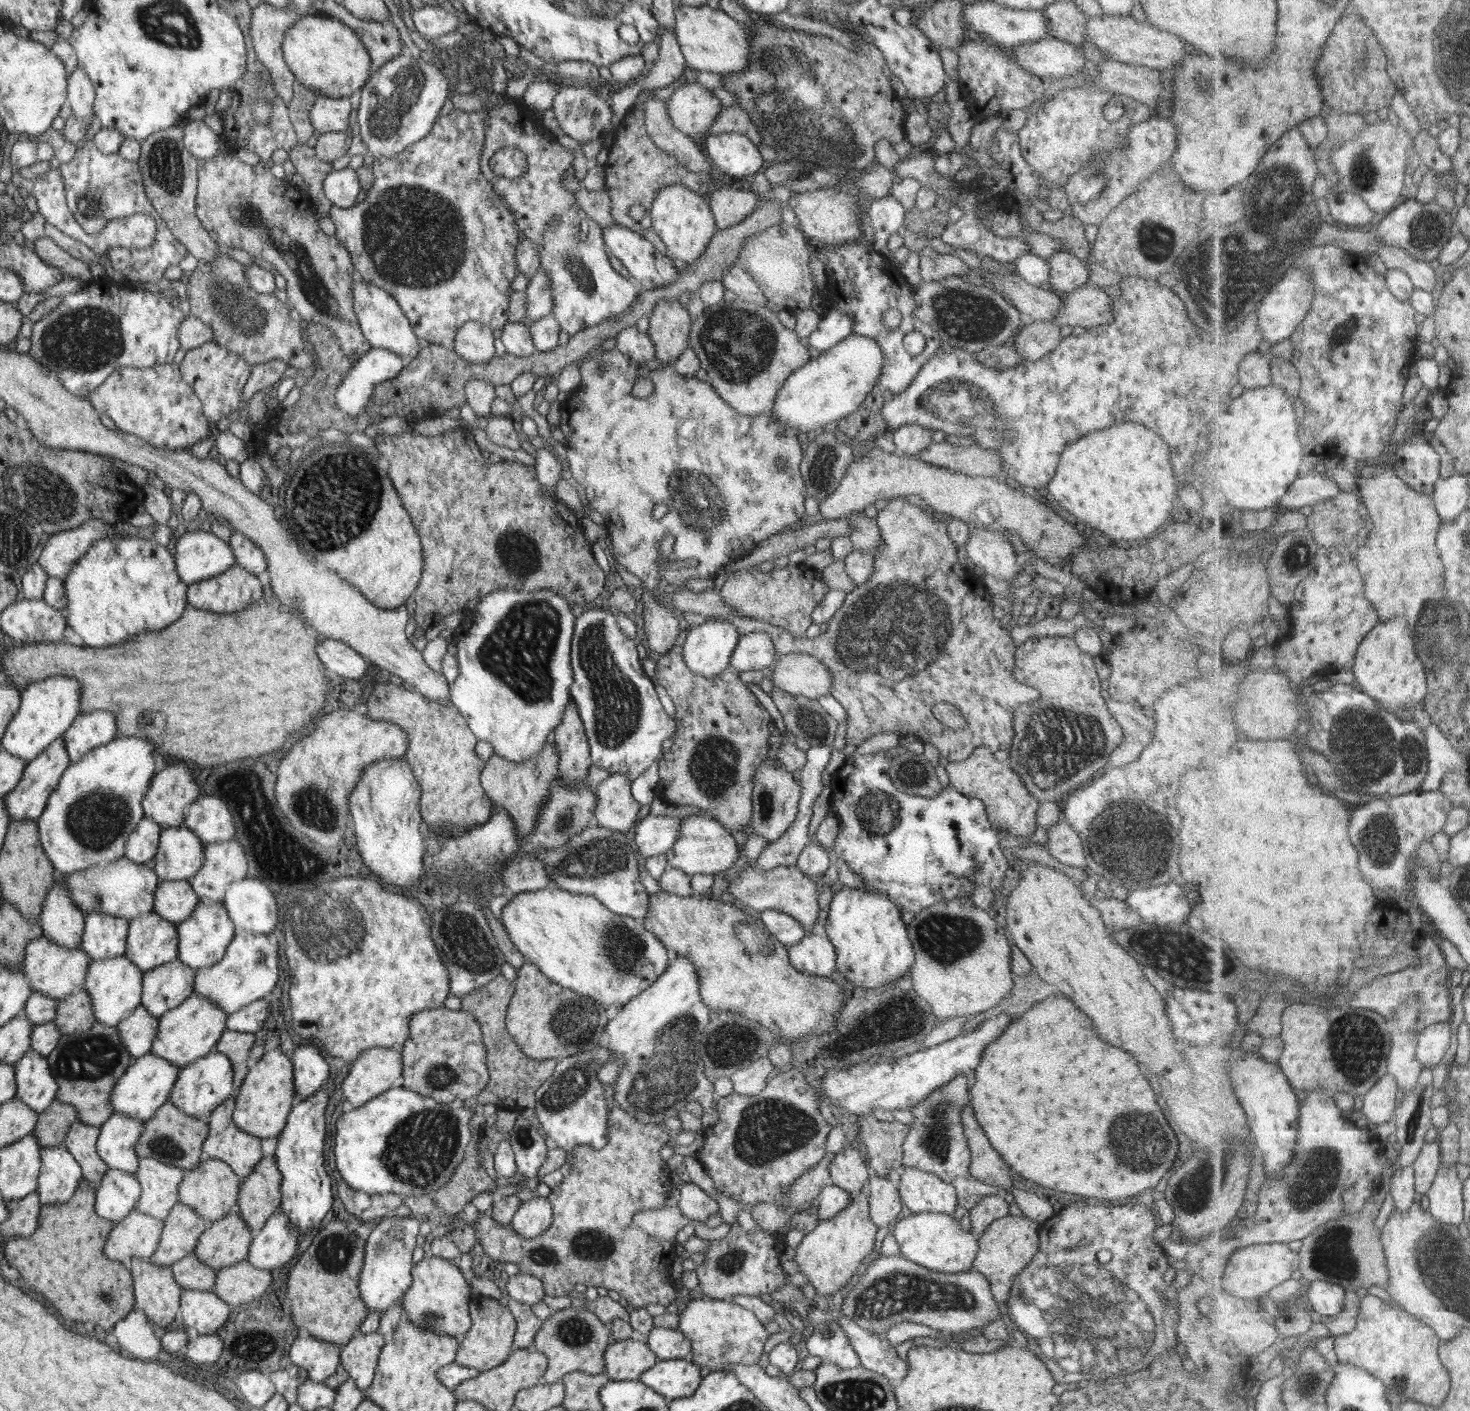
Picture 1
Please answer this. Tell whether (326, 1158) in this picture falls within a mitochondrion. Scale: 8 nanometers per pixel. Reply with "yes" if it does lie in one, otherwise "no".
no

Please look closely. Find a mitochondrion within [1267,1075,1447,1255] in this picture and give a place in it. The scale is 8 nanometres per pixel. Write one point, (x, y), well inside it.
(1316, 1182)

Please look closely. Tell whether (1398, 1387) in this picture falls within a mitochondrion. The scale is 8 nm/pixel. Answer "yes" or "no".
yes

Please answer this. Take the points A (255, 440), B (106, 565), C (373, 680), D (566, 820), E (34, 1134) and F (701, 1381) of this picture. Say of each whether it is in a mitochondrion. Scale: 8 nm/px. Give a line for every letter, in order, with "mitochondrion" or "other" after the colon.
A: other
B: other
C: other
D: mitochondrion
E: other
F: other

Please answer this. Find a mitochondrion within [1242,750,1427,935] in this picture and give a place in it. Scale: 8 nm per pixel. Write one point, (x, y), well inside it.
(1380, 835)

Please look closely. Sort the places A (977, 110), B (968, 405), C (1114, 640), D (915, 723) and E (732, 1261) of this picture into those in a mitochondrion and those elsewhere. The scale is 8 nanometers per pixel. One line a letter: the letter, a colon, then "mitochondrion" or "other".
A: other
B: mitochondrion
C: other
D: other
E: mitochondrion

